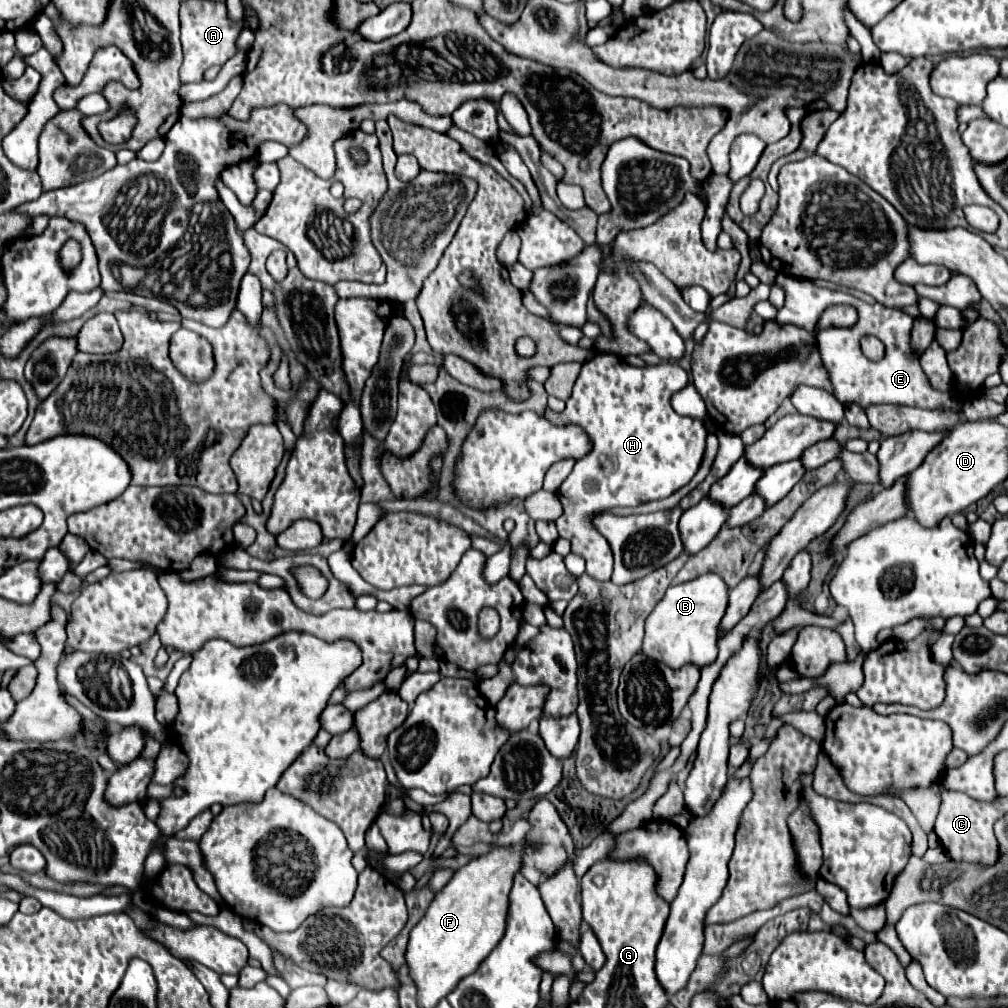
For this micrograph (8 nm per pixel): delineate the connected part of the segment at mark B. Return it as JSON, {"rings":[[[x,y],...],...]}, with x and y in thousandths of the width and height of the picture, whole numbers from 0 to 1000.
{"rings":[[[700,569],[687,577],[665,581],[647,609],[641,613],[641,629],[637,649],[657,657],[665,663],[688,659],[692,663],[704,661],[710,655],[710,623],[722,599],[722,583],[712,569]]]}

